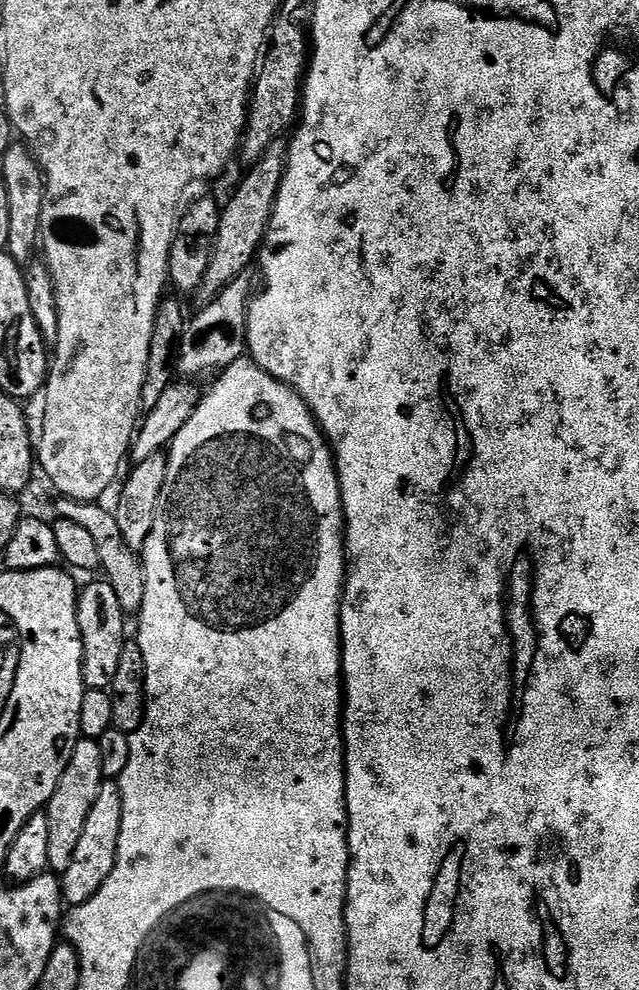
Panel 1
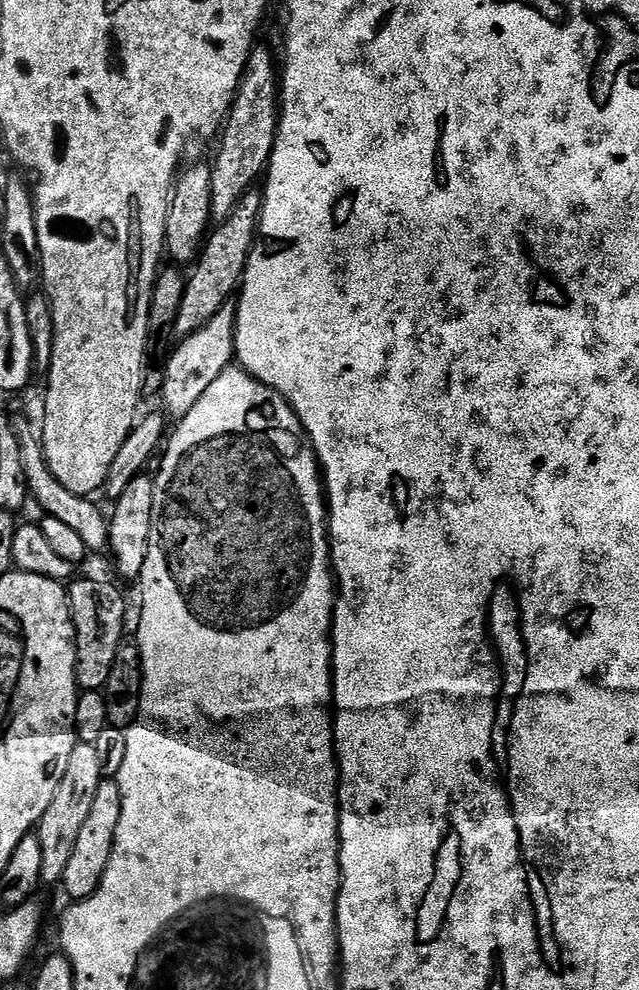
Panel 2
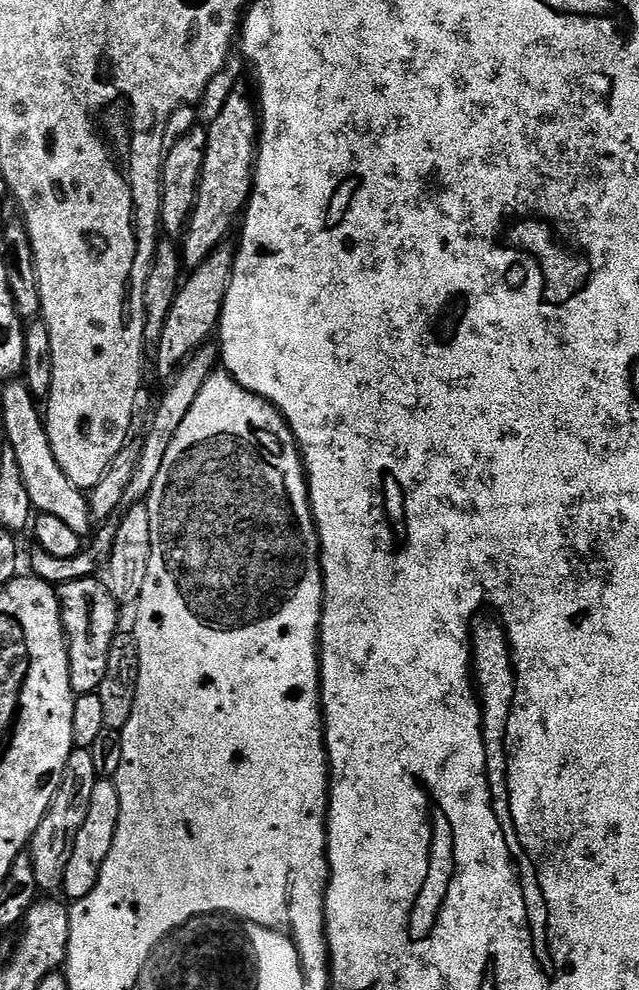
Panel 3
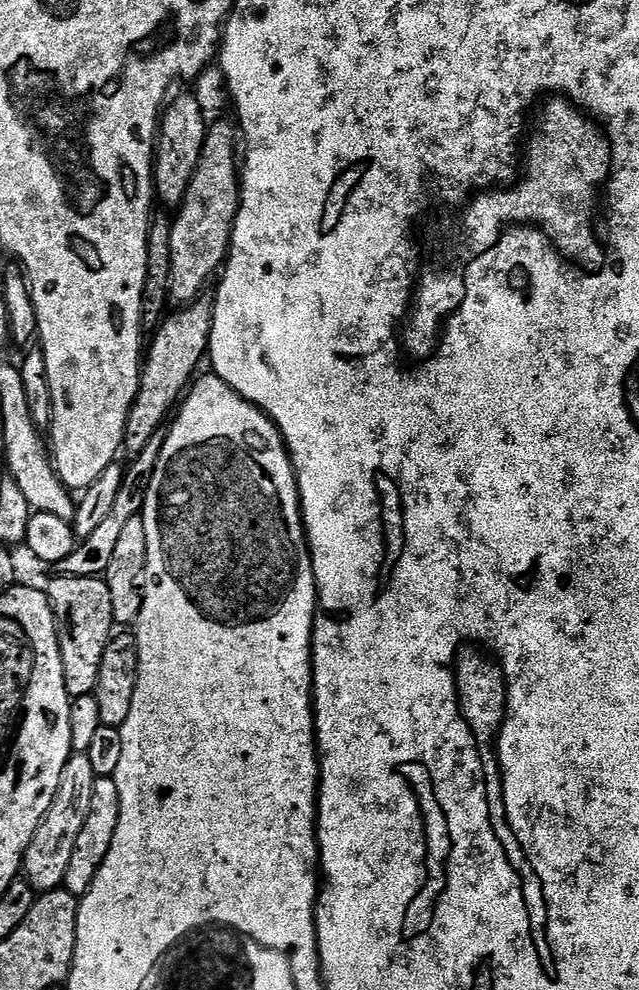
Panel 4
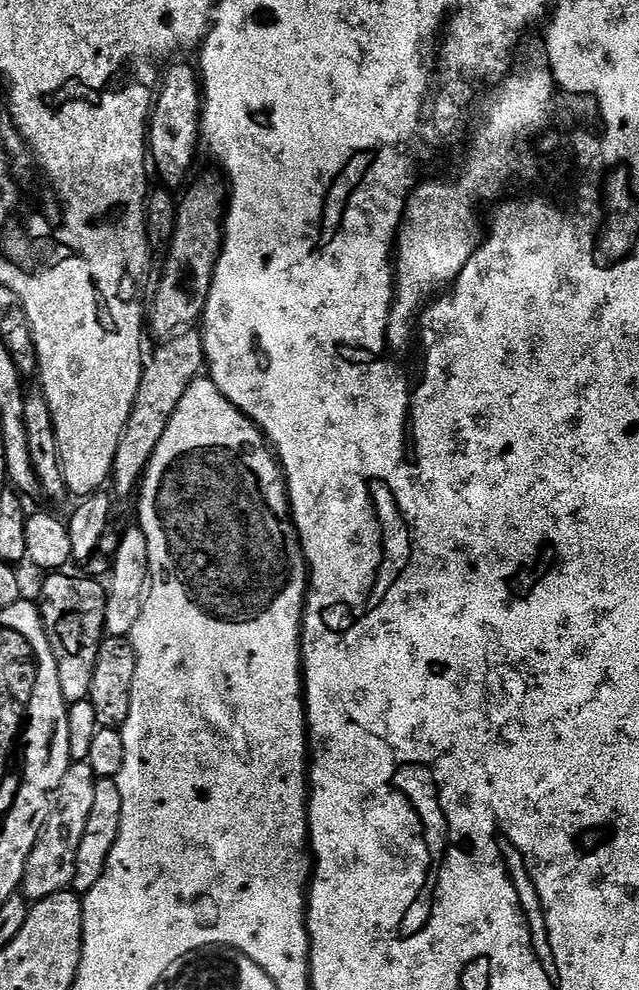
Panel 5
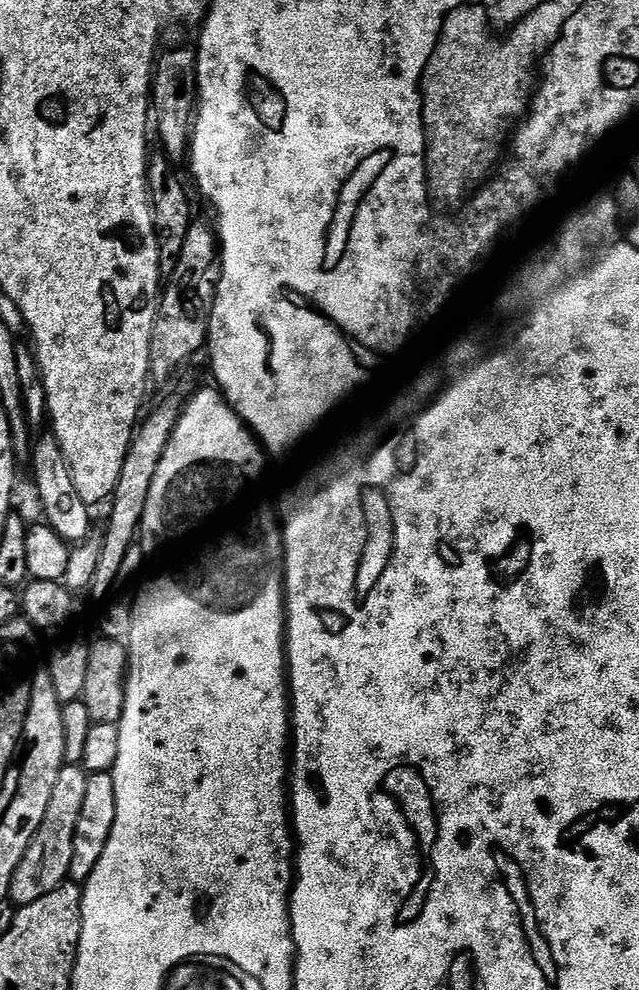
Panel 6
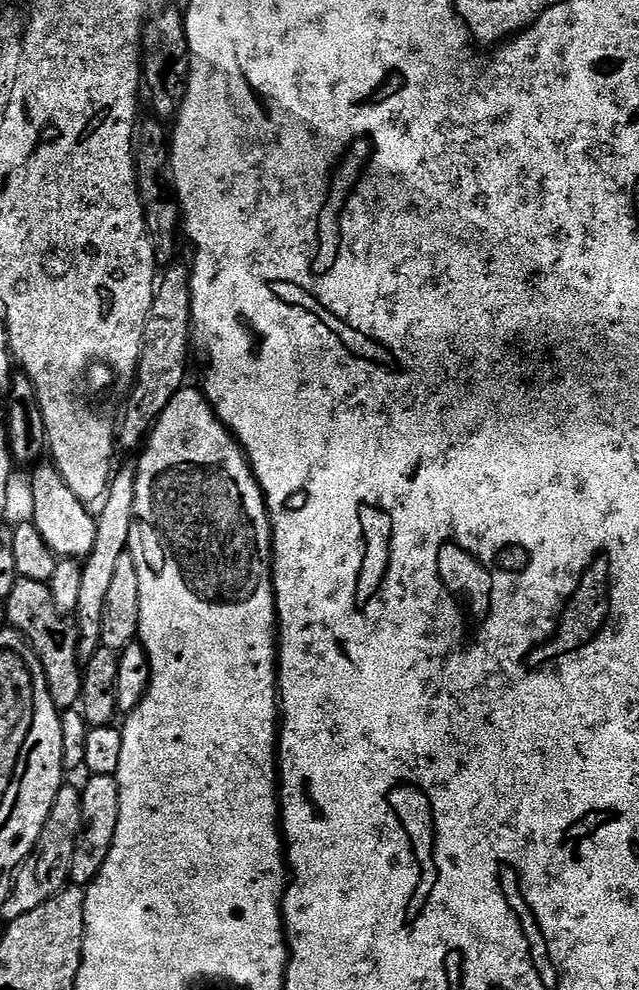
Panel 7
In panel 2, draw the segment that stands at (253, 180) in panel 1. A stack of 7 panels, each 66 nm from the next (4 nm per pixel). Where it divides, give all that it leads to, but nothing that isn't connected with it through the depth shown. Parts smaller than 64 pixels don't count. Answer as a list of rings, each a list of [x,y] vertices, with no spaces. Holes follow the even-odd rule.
[[[248,191],[238,202],[238,206],[234,206],[232,213],[211,229],[200,257],[191,265],[186,276],[188,285],[182,294],[182,306],[178,306],[177,337],[183,338],[194,334],[196,330],[202,330],[202,326],[206,326],[206,322],[210,322],[210,318],[214,318],[214,314],[218,314],[218,310],[222,310],[222,306],[237,295],[244,278],[246,262],[250,258],[250,250],[256,245],[263,201],[263,195],[259,191]]]

